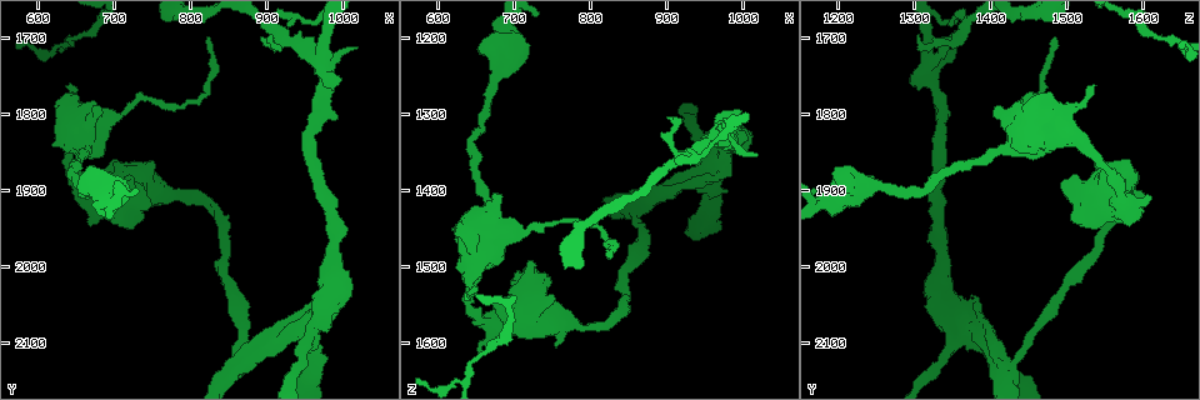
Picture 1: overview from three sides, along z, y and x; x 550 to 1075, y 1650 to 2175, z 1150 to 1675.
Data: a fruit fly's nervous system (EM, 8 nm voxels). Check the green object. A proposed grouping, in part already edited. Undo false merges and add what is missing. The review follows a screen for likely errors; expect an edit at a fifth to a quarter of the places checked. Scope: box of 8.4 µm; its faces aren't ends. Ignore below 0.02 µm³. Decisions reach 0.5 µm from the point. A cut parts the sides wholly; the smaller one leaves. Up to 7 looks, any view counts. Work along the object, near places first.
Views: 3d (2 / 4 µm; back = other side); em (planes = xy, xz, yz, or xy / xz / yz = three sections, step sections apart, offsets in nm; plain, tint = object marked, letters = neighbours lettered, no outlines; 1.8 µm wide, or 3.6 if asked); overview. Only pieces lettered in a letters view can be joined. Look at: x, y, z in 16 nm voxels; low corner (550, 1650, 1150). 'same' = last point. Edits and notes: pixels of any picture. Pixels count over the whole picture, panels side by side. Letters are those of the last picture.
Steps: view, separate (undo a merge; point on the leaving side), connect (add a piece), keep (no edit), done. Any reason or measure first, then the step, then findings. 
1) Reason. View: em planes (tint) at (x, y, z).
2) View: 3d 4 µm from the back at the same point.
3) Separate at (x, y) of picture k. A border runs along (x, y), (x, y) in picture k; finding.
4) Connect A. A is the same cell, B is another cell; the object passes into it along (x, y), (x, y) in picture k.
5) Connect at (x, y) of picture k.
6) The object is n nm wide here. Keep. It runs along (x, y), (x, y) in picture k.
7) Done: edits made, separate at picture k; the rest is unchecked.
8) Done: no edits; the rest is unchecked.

Abrupt turn. View: em planes (letters) at (940, 2085, 1375).

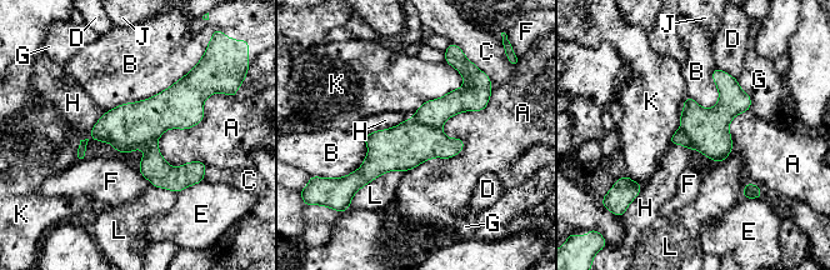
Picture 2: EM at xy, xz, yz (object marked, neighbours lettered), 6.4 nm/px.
The object is 280 nm wide here. Keep. A, B, C, D, E, F, G, H, J, K and L are other cells; it runs along (480, 94), (443, 108), (355, 175) in picture 2; all the same cell.

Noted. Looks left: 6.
Side arm on a straight run. View: em planes (letters) at (965, 1735, 1315).

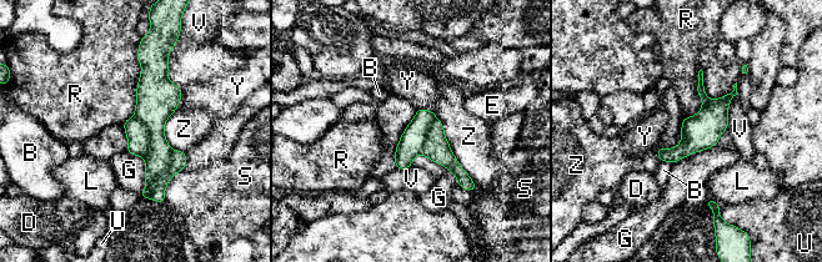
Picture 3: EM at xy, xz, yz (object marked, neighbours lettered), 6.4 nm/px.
The object is 220 nm wide here. Separate at (179, 159) of picture 3. B, D, E, G, L, R, S, U, V, Y and Z are other cells; the part that leaves runs along (728, 96), (678, 152), (662, 157) in picture 3; two cells meet here.

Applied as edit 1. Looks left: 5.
Done: edits made, separate at picture 3; the rest is unchecked.

